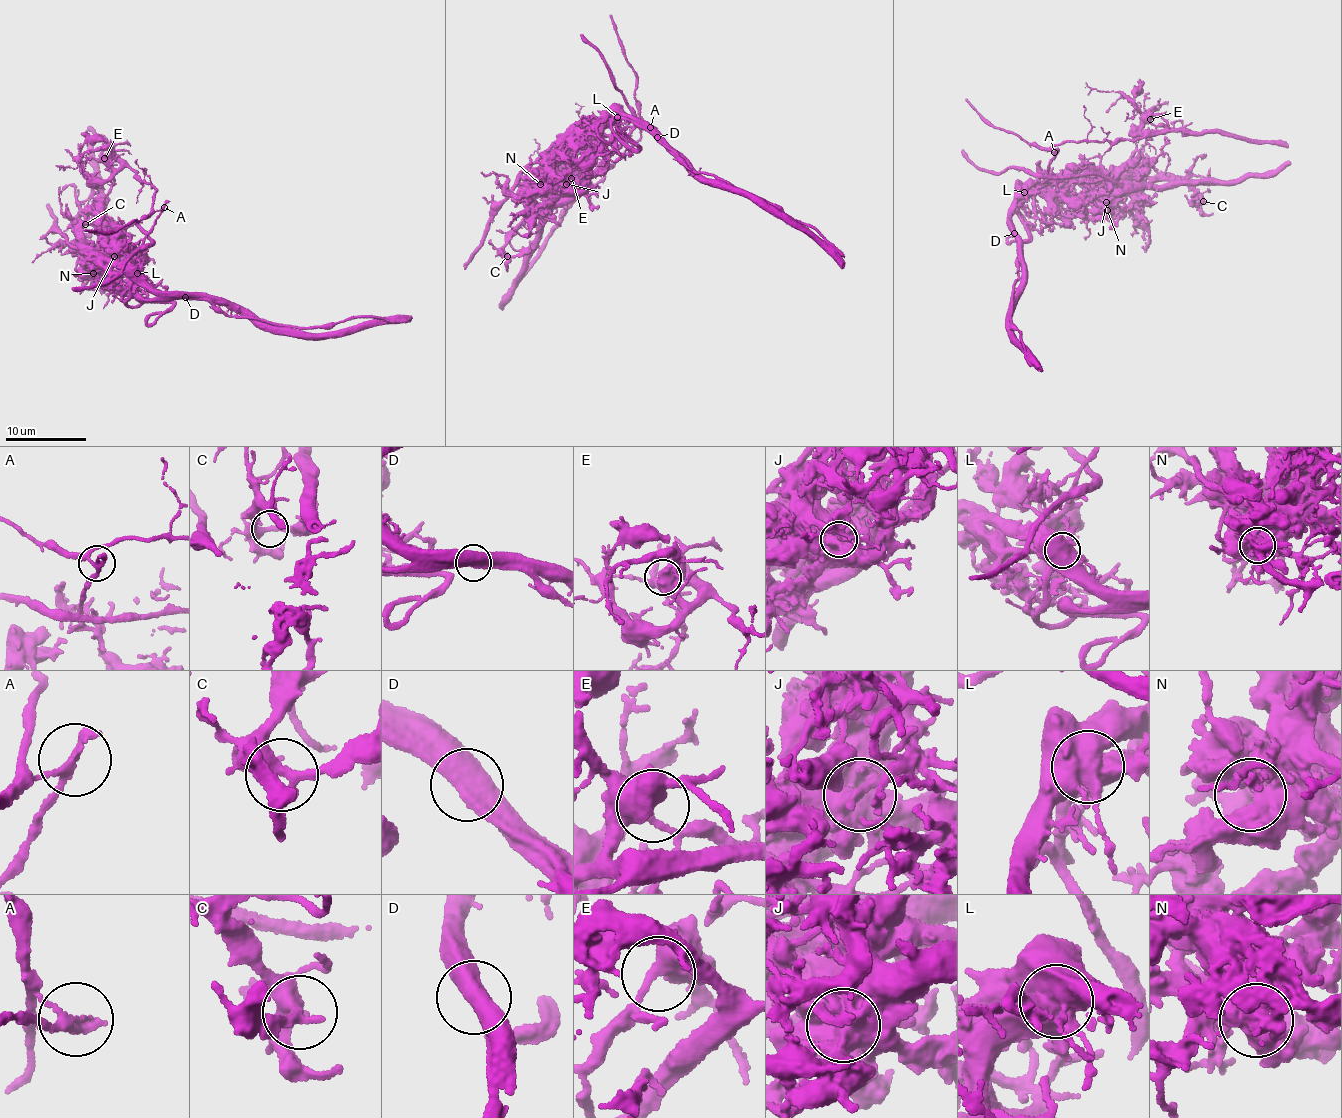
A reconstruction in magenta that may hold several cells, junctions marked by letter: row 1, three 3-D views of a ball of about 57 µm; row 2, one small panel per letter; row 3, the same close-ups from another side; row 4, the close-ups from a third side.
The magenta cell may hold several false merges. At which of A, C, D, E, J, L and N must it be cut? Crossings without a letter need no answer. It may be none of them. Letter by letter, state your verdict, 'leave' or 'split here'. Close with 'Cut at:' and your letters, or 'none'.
A: split here
C: leave
D: split here
E: leave
J: split here
L: split here
N: leave
Cut at: A, D, J, L

